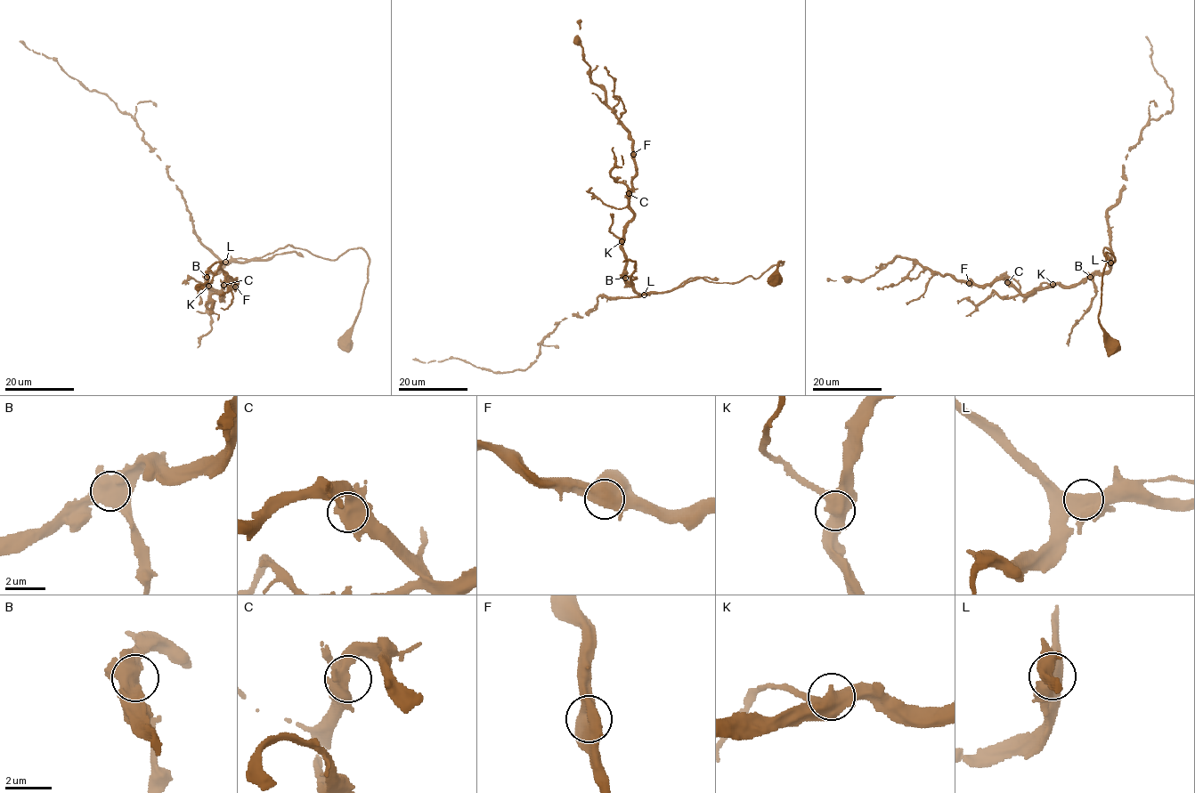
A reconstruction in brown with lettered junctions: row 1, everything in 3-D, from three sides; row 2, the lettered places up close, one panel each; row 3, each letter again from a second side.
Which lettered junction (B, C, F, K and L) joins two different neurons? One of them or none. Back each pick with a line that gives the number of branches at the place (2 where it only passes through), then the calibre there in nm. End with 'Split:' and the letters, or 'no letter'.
Split: no letter

